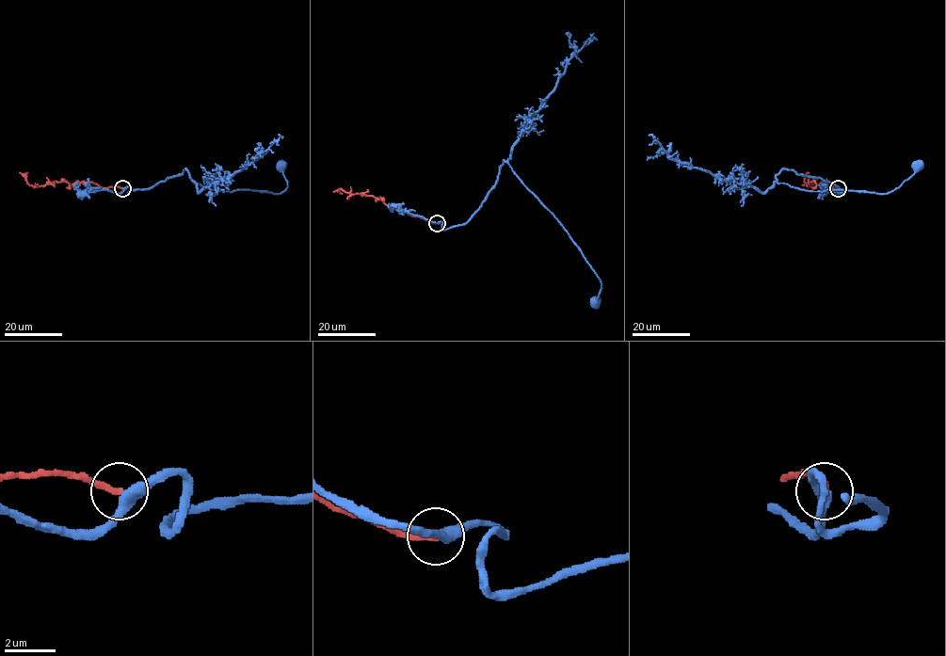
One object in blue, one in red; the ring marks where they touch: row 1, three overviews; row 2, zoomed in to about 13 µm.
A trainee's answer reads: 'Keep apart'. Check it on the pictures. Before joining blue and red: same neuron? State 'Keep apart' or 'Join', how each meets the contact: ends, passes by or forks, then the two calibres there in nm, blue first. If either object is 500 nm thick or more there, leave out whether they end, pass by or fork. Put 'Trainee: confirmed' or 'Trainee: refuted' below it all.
Keep apart. At the ring blue passes by. At the ring red ends. Thickness 400 nm (blue) against 240 nm
Trainee: confirmed

